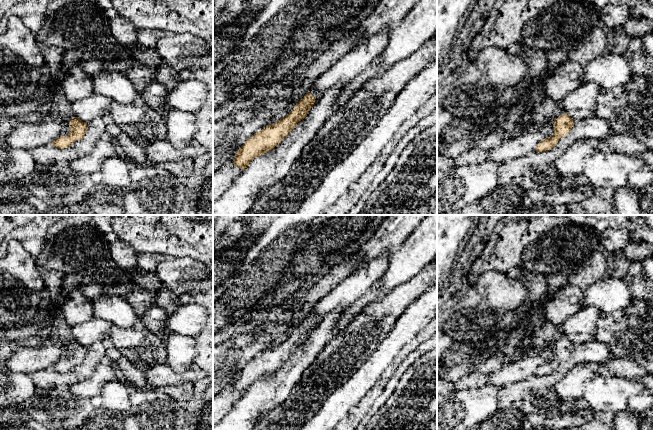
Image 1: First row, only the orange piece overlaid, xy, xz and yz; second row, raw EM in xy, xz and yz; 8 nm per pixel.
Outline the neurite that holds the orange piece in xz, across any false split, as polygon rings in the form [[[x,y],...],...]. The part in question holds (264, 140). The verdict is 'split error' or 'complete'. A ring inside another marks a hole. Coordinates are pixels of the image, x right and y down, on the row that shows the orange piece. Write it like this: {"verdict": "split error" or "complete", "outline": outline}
{"verdict": "complete", "outline": [[[306,93],[289,114],[248,138],[235,153],[233,164],[244,170],[254,158],[277,146],[307,116],[314,103],[314,96]]]}

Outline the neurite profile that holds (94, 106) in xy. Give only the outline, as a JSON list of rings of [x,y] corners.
[[[92,93],[90,96],[72,103],[75,116],[88,123],[95,118],[109,117],[109,108],[113,100],[100,94]]]

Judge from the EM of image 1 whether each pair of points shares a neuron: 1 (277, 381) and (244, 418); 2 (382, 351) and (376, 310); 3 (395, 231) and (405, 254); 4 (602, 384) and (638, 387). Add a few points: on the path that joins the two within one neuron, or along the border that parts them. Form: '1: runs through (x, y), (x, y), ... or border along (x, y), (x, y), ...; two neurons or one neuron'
1: runs through (268, 390), (249, 409); one neuron
2: border along (395, 321), (389, 333), (366, 358); two neurons
3: border along (416, 226), (407, 238), (390, 253); two neurons
4: runs through (611, 387), (629, 387); one neuron

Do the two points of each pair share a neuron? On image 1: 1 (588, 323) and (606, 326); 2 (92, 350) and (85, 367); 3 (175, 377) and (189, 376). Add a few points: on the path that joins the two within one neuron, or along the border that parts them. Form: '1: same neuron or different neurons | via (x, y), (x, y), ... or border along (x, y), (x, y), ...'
1: different neurons | border along (603, 315), (596, 323), (593, 339)
2: same neuron | via (92, 354), (92, 360), (89, 363)
3: same neuron | via (178, 377), (186, 376)

